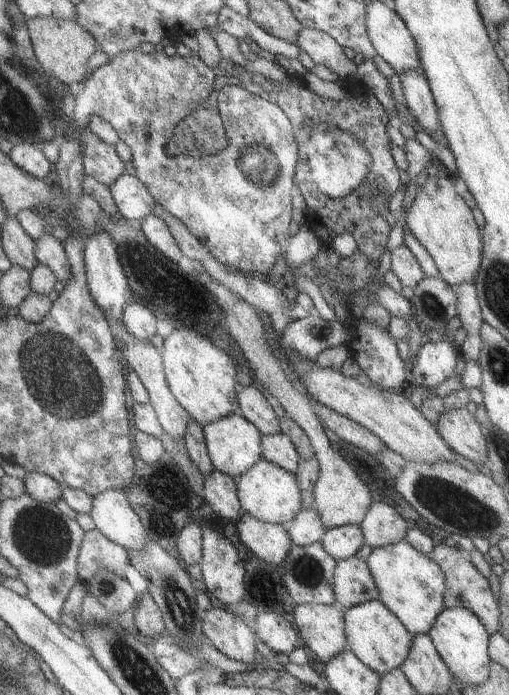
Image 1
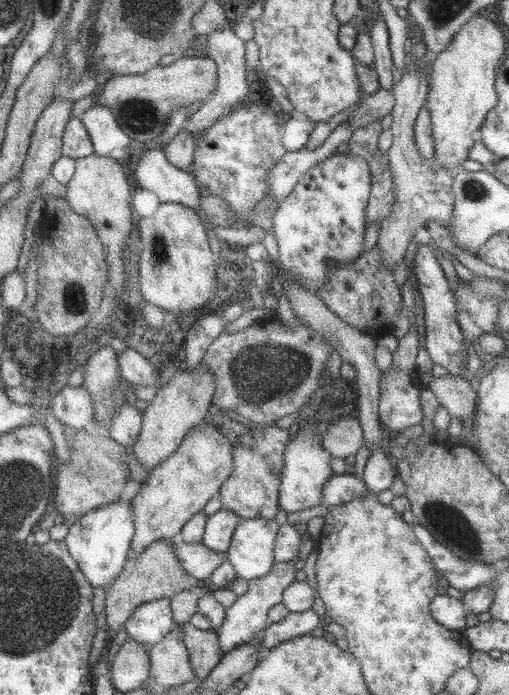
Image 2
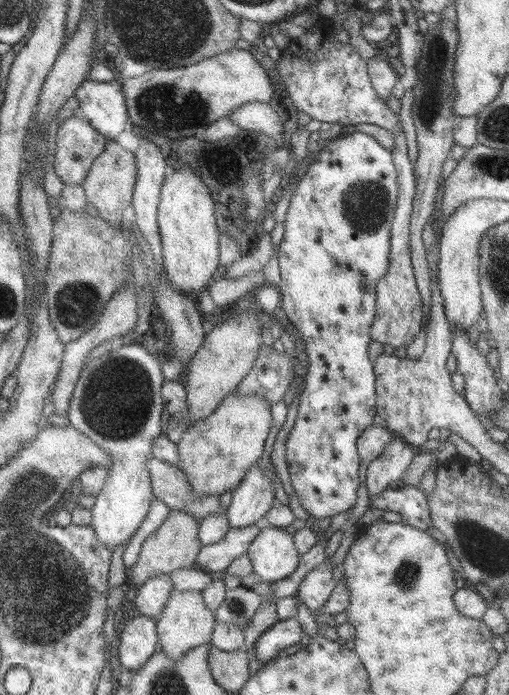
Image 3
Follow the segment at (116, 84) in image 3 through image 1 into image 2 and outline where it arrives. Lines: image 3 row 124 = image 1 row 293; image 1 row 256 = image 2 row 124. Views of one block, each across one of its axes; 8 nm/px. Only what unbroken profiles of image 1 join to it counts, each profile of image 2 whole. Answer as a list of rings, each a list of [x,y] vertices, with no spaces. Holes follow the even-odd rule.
[[[91,105],[79,115],[79,119],[91,141],[92,152],[97,156],[109,157],[113,150],[129,144],[130,138],[117,126],[107,107]]]

